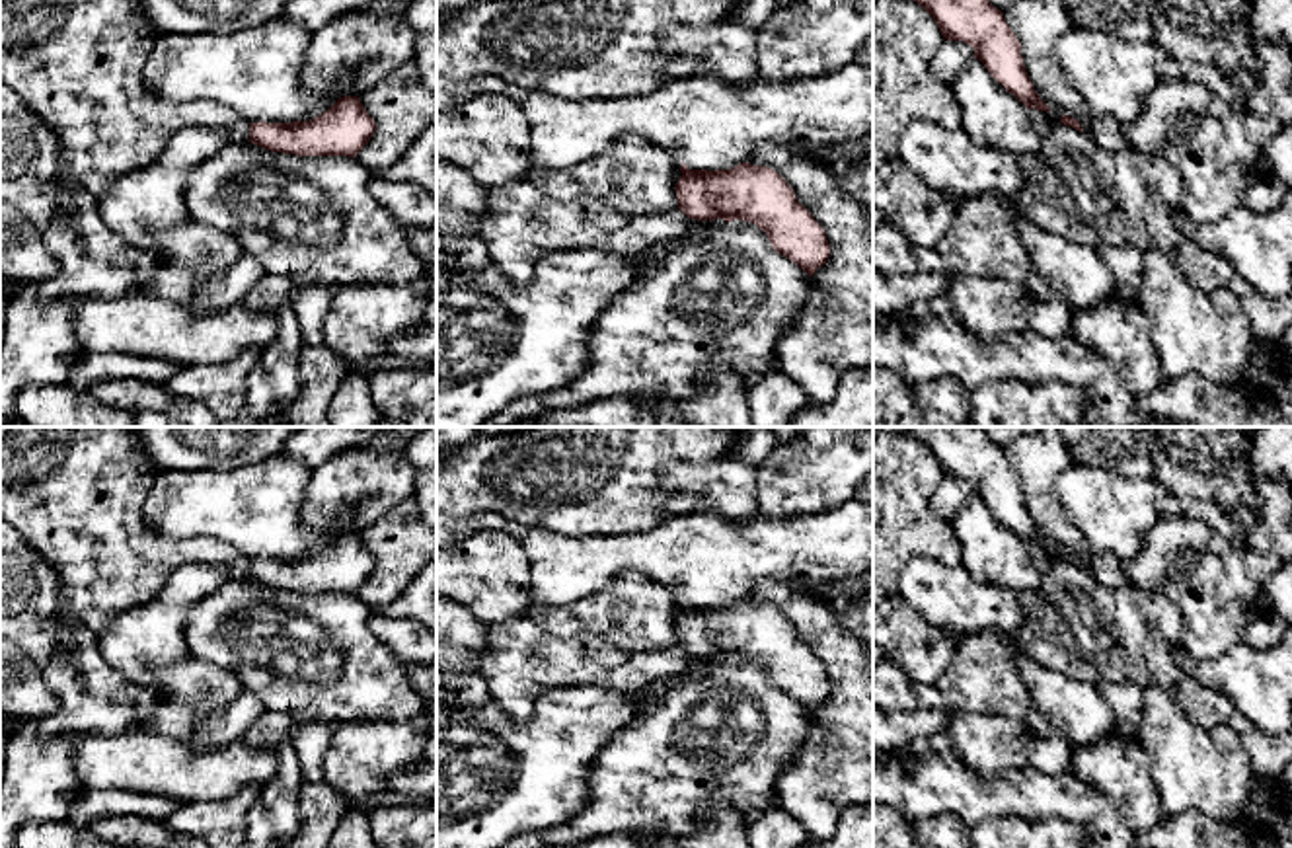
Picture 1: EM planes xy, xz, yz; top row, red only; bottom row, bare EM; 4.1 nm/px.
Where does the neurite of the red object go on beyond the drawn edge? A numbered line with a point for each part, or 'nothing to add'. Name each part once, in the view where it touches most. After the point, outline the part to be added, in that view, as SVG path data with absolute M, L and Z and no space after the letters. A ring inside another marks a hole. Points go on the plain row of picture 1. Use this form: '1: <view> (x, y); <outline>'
nothing to add

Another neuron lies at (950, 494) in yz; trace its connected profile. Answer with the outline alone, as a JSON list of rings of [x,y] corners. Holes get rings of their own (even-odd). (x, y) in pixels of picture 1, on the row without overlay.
[[[947,478],[935,485],[928,505],[931,513],[951,522],[963,503],[974,493],[974,485],[963,478]]]

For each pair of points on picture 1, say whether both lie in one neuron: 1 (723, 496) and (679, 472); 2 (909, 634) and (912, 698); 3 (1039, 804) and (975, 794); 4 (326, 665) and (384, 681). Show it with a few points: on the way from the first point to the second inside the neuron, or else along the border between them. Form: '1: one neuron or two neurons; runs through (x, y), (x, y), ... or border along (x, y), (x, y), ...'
1: one neuron; runs through (712, 484), (690, 478)
2: two neurons; border along (893, 659), (924, 685), (934, 685), (951, 663)
3: one neuron; runs through (1024, 798), (990, 798)
4: one neuron; runs through (336, 681), (369, 681)

